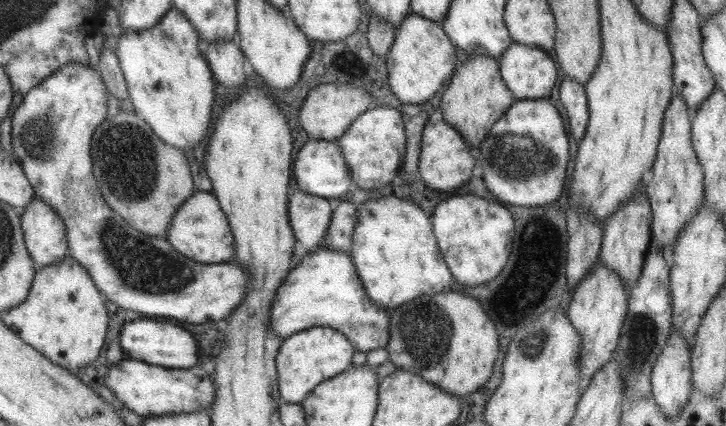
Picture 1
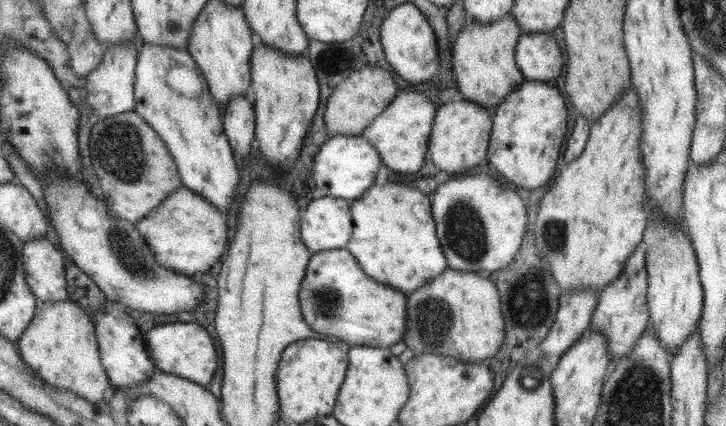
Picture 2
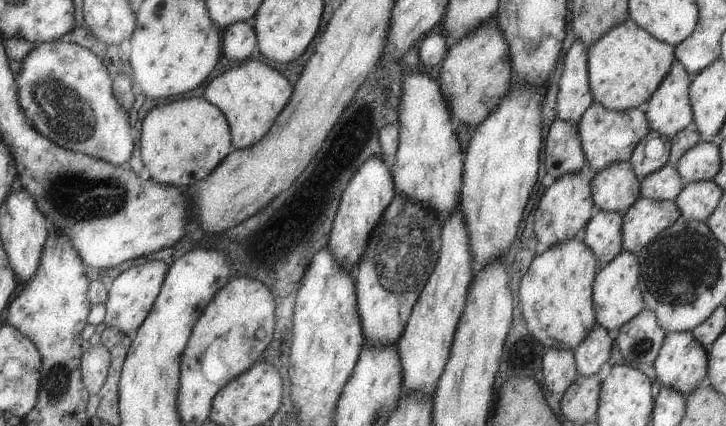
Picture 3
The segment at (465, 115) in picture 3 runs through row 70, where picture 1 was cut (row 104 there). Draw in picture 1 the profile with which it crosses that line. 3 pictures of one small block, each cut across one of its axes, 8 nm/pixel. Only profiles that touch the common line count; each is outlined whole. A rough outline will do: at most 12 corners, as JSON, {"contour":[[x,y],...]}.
{"contour":[[491,56],[467,58],[440,98],[442,120],[479,148],[515,101]]}

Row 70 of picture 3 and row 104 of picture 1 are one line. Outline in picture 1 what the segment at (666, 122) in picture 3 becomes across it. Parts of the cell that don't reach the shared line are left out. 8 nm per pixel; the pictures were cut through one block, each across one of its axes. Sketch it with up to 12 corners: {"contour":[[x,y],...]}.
{"contour":[[673,91],[645,186],[664,251],[703,203],[691,112]]}

